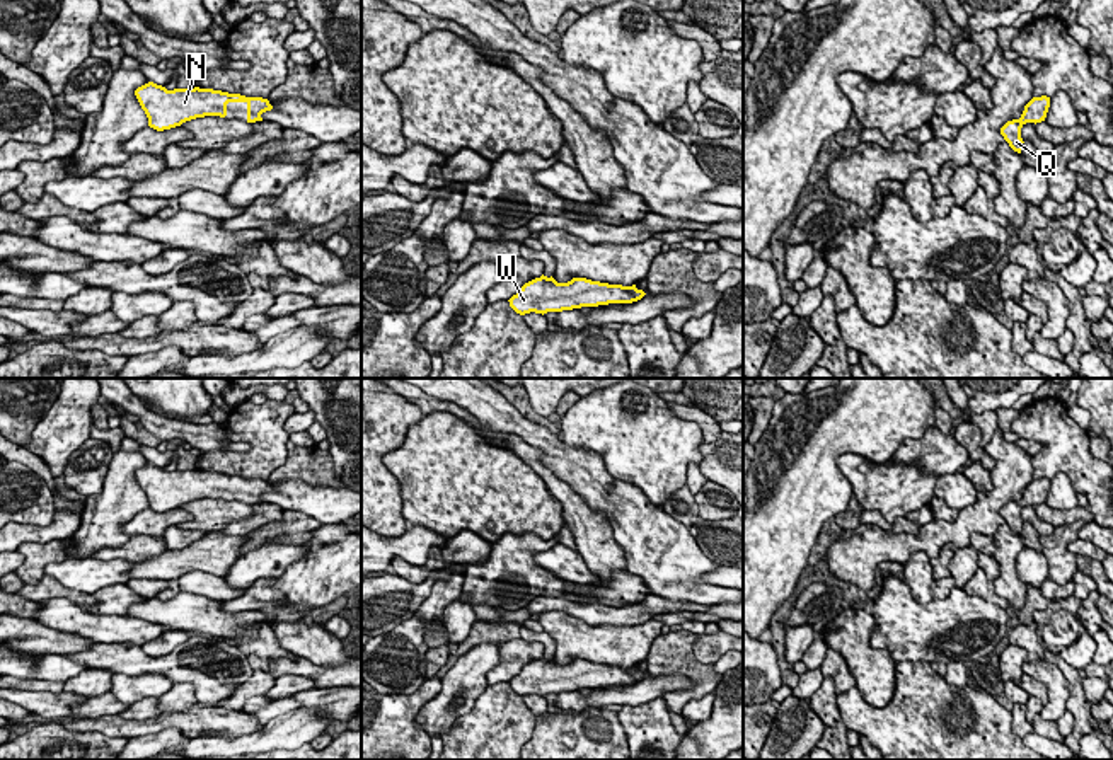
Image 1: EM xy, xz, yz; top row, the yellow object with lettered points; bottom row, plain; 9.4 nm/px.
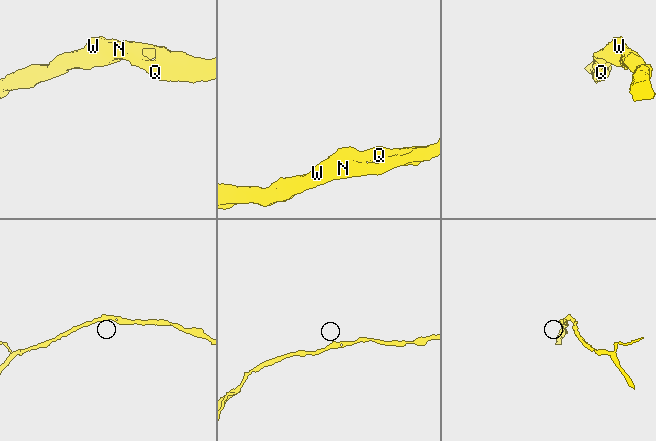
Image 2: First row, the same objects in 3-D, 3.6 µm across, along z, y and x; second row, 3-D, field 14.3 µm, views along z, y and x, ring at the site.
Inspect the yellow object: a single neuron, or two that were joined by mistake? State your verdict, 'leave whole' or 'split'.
leave whole

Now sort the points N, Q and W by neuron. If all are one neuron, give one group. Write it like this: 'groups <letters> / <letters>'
groups N Q W

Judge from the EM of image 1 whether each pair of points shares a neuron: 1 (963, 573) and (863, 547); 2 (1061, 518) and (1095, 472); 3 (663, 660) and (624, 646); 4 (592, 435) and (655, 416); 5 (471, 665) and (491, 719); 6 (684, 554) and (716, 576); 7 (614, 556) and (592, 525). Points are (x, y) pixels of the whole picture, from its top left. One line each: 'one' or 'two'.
1: two
2: two
3: two
4: one
5: two
6: two
7: one

